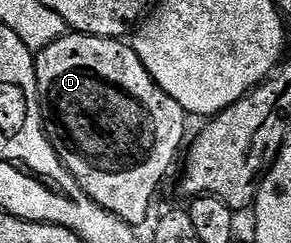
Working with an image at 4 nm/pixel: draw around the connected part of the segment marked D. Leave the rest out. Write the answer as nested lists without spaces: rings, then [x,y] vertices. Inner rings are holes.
[[[64,34],[37,52],[34,68],[38,100],[42,106],[42,122],[62,164],[69,169],[72,177],[76,177],[80,189],[84,189],[84,193],[96,201],[96,205],[128,224],[139,225],[144,222],[162,178],[169,173],[178,150],[180,155],[187,142],[186,110],[156,85],[133,46],[117,38]]]

